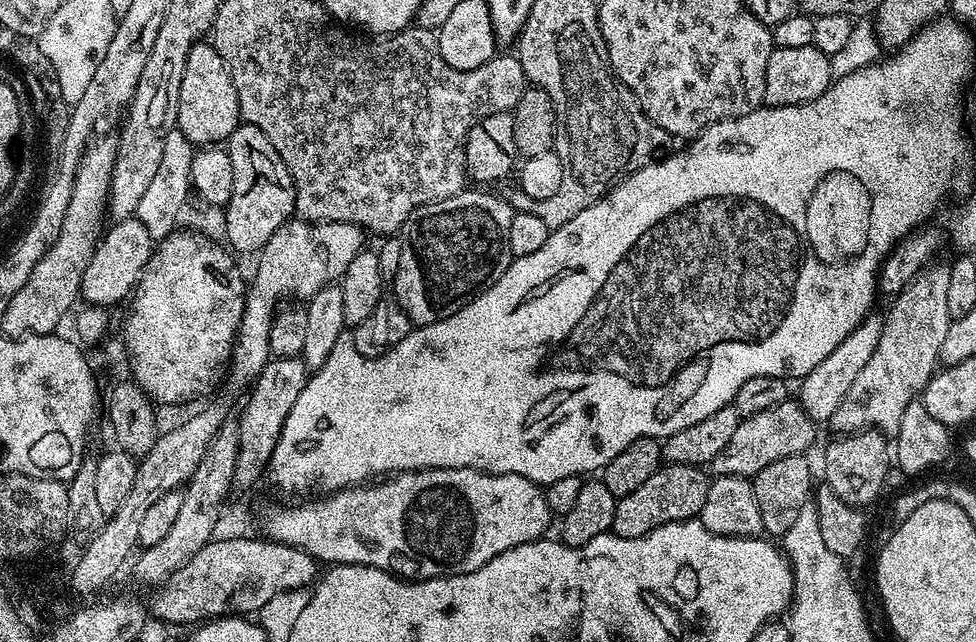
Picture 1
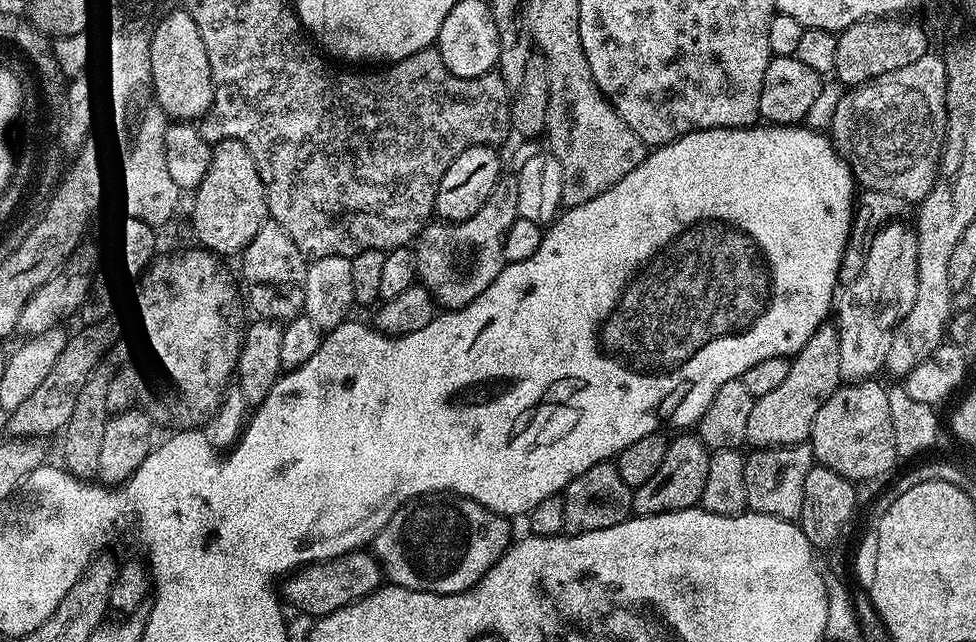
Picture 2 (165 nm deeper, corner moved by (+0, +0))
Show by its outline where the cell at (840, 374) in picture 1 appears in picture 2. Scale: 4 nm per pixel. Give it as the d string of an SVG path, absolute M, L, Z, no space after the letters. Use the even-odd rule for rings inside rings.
M888 222L875 229L873 236L876 237L868 244L868 253L864 256L860 273L835 301L834 323L838 336L841 381L866 380L883 369L894 330L914 306L914 294L918 290L916 234L909 225L907 228L904 224L896 223Z

